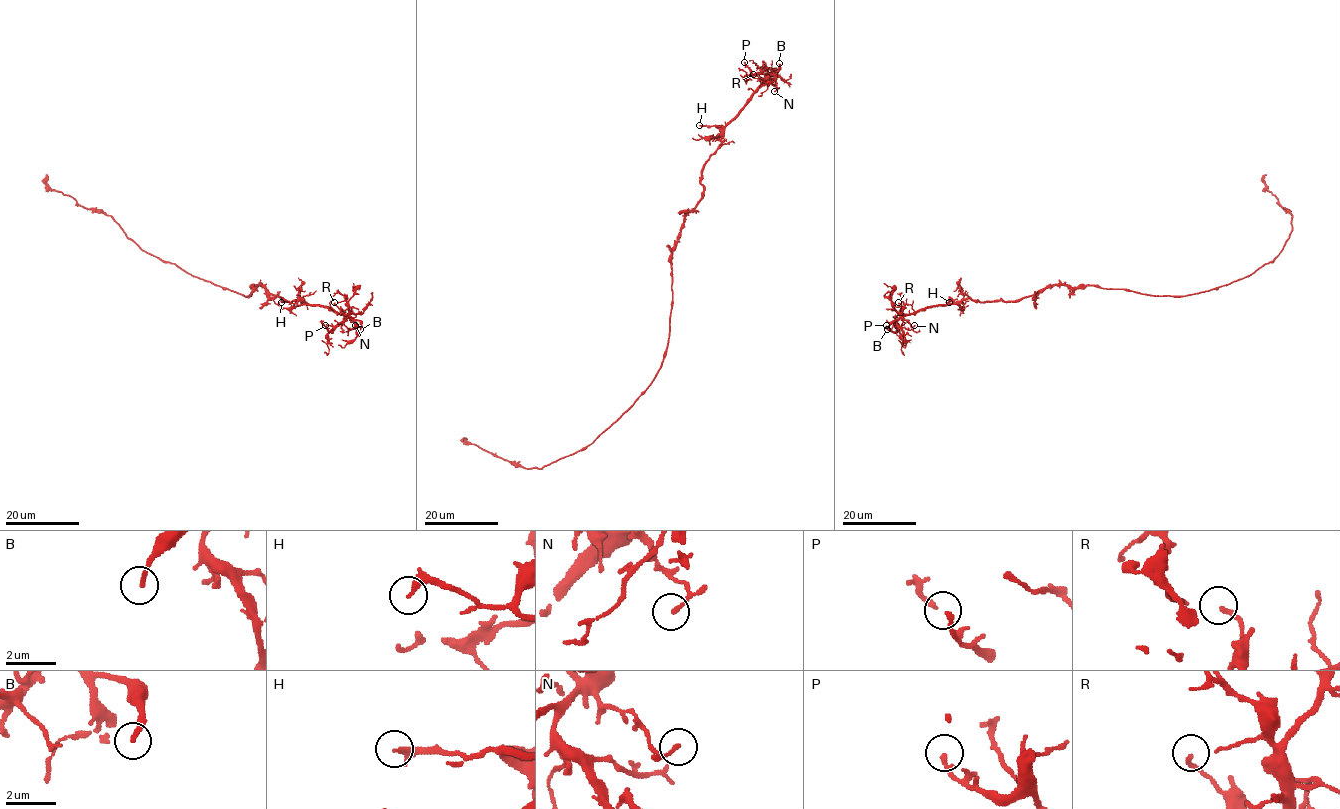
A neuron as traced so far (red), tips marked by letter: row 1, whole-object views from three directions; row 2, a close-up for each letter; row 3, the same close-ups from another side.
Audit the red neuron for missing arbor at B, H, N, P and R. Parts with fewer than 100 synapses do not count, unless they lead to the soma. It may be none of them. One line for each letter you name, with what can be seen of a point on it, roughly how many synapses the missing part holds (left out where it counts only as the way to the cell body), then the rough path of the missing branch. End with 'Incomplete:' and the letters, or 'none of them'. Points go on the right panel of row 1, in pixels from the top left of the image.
B: place (887, 329)
Incomplete: B

